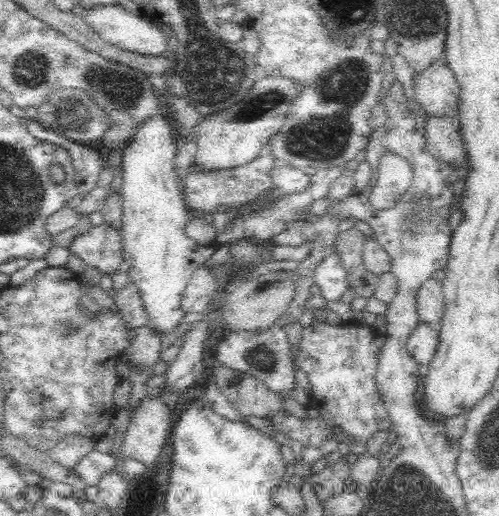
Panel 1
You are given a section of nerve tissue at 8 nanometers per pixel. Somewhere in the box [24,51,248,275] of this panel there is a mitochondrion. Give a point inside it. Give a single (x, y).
(75, 112)

